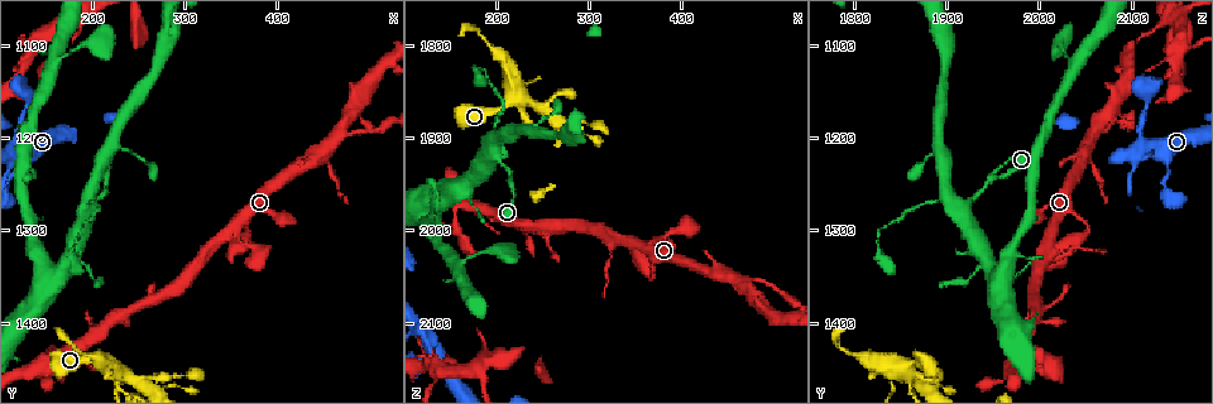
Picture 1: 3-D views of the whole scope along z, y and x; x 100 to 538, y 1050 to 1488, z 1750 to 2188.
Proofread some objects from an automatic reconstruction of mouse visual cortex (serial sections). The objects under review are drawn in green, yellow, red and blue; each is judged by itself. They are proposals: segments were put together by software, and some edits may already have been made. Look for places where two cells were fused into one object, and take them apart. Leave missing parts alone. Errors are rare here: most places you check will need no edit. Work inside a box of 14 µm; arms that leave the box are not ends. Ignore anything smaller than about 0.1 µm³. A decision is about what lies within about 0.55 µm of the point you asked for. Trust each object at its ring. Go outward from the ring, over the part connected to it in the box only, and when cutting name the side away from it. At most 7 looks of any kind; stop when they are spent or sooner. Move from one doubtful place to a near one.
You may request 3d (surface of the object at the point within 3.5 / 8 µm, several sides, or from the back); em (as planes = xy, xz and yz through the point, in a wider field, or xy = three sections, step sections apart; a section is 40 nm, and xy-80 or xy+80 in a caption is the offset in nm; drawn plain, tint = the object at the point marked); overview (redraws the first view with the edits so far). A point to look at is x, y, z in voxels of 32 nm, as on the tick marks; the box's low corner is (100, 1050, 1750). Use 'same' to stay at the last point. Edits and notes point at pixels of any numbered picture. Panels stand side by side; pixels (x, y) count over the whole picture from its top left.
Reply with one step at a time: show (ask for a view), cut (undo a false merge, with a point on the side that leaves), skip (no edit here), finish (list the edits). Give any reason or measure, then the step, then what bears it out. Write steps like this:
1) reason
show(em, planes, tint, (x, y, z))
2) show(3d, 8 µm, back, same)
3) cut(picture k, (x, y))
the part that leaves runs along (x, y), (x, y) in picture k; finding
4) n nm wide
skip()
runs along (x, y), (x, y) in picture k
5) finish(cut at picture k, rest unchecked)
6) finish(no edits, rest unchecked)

sudden change in width
show(3d, 8 µm, back, (470, 1195, 2055))

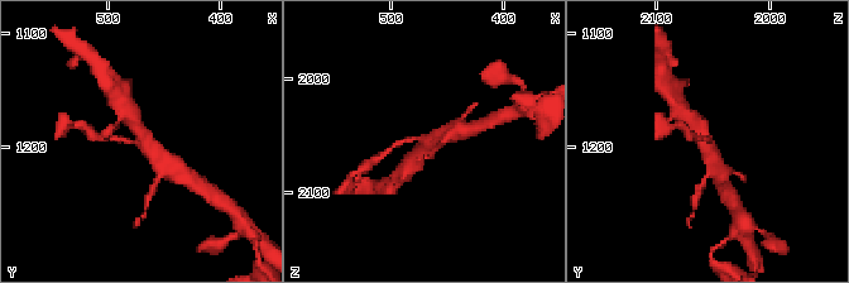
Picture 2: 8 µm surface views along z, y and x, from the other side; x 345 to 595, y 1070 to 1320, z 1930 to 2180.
show(em, xy, step 5, tint, (464, 1196, 2058))

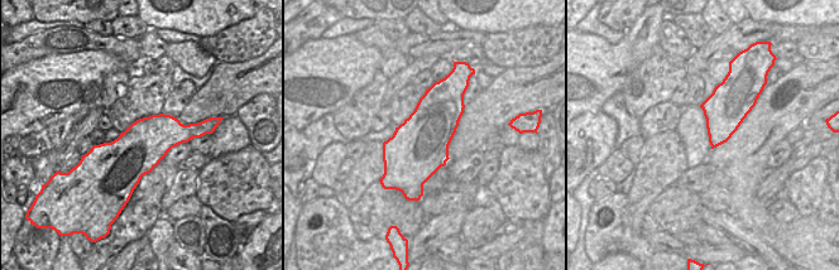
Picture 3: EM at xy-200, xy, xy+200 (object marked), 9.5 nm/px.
550 nm wide
skip()
runs along (172, 168), (149, 149), (129, 115) in picture 2; continuous, no second cell

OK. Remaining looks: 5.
sudden change in width
show(3d, 3.5 µm, (200, 1270, 1890))

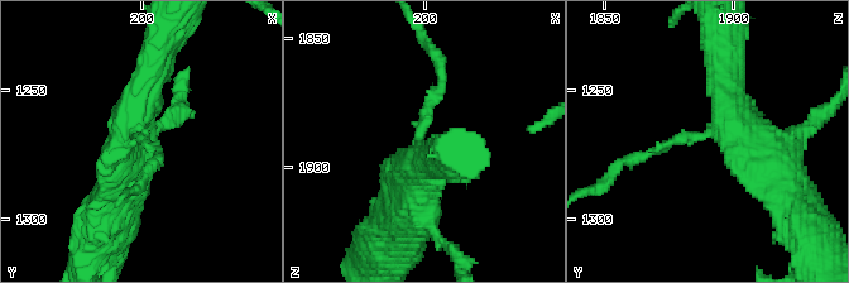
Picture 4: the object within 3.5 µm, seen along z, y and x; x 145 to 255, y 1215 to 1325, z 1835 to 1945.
shape alone is not enough
show(em, xy, step 5, tint, (198, 1269, 1886))

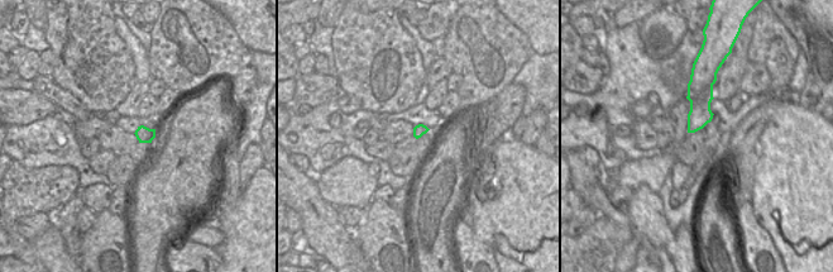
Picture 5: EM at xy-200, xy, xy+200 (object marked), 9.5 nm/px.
skip()
runs along (408, 204), (408, 159), (439, 62) in picture 4; continuous, no second cell

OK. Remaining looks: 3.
show(3d, 3.5 µm, (175, 1320, 1825))

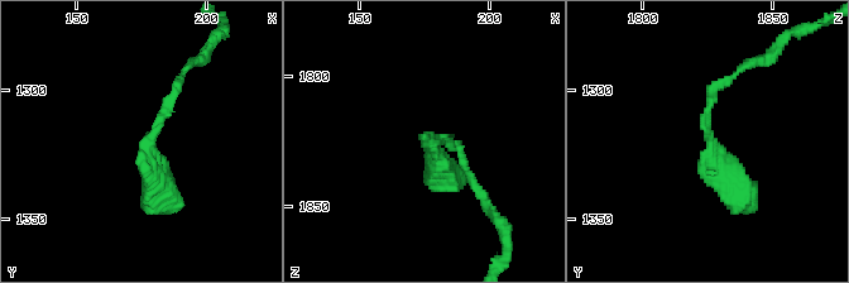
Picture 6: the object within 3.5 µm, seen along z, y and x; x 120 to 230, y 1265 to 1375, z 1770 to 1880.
show(em, xy, step 1, tint, (177, 1322, 1827))

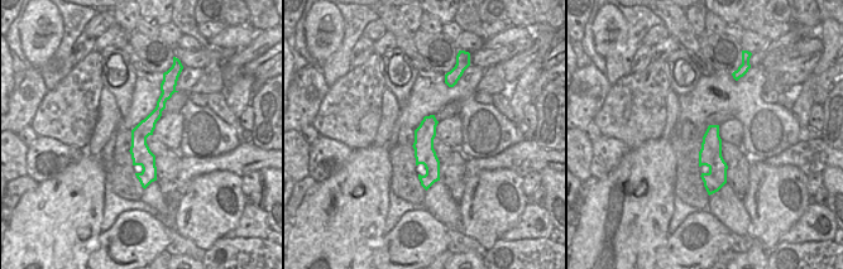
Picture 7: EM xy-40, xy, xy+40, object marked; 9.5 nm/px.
skip()
runs along (164, 87), (140, 133), (144, 183) in picture 7; continuous, no second cell

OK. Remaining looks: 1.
finish(no edits, rest unchecked)

